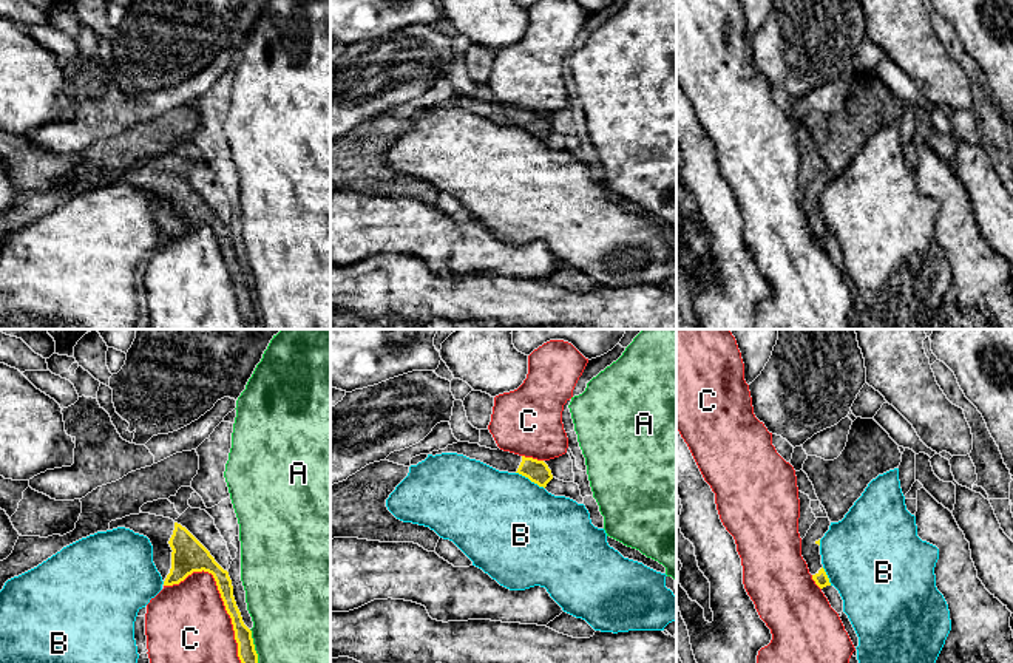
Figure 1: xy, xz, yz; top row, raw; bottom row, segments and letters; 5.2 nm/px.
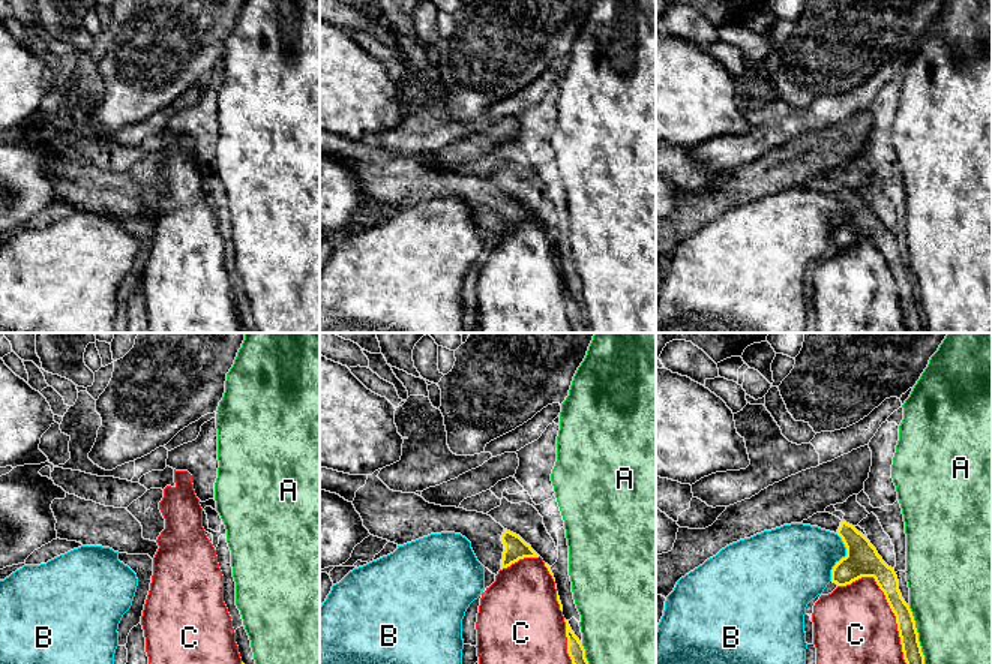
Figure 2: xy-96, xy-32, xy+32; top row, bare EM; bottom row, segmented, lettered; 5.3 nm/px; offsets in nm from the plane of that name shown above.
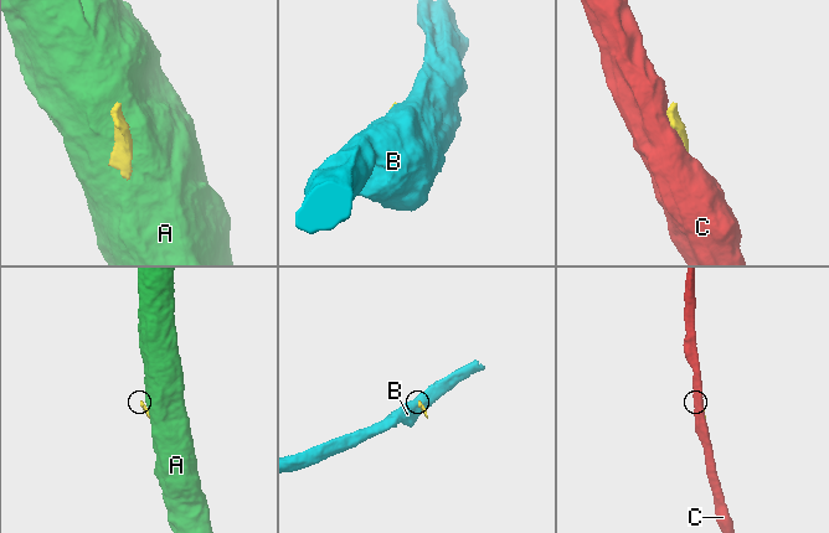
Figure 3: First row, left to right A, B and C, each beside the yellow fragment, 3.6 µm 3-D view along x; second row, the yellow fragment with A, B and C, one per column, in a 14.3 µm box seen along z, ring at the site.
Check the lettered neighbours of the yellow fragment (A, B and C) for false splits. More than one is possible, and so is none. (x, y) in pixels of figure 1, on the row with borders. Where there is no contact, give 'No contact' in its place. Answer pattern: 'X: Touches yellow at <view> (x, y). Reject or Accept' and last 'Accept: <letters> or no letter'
A: Touches yellow at xy (254, 646). Reject
B: Touches yellow at xz (530, 479). Reject
C: Touches yellow at xy (221, 595). Reject
Accept: no letter

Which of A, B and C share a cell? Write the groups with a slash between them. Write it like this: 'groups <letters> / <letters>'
groups A / B / C

